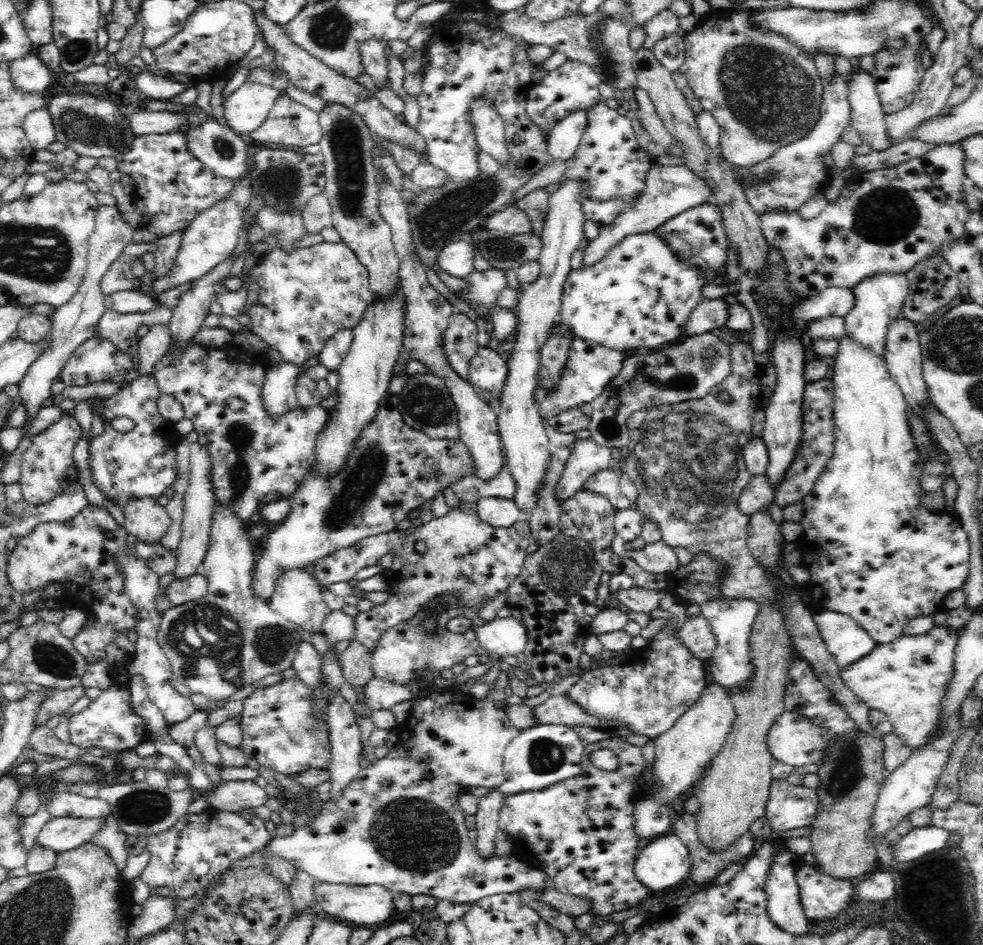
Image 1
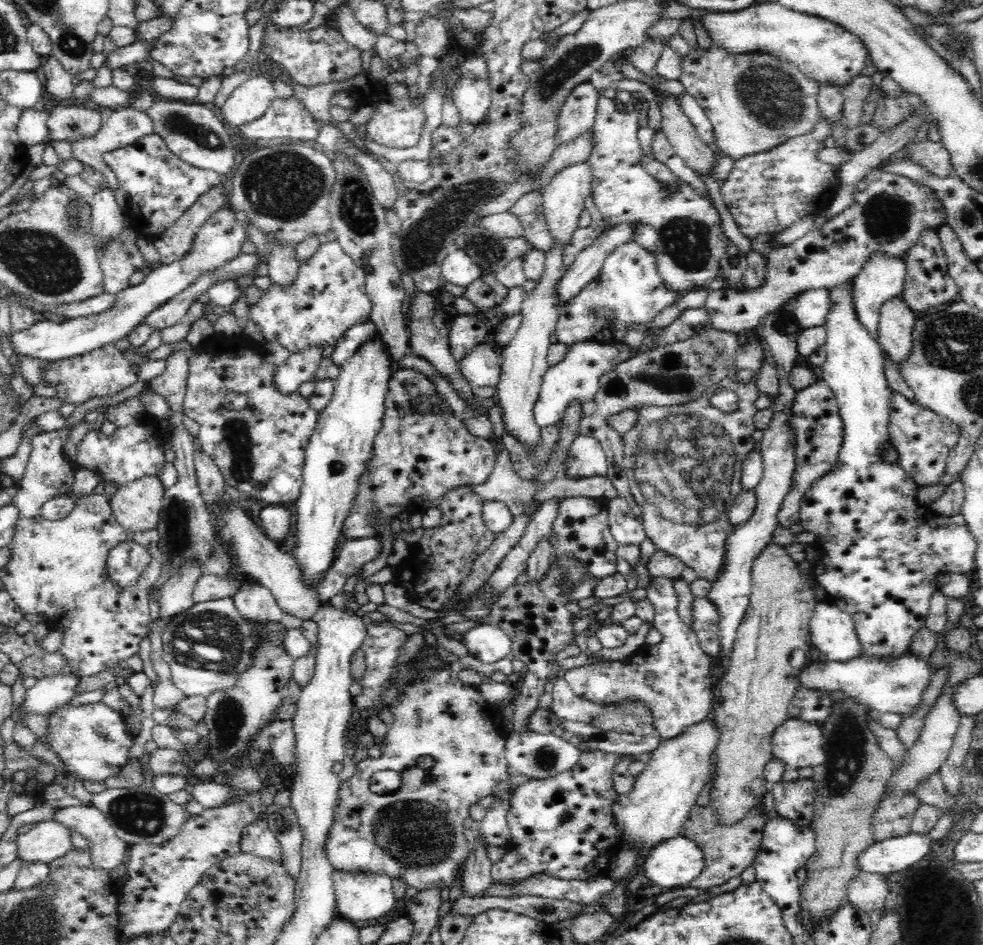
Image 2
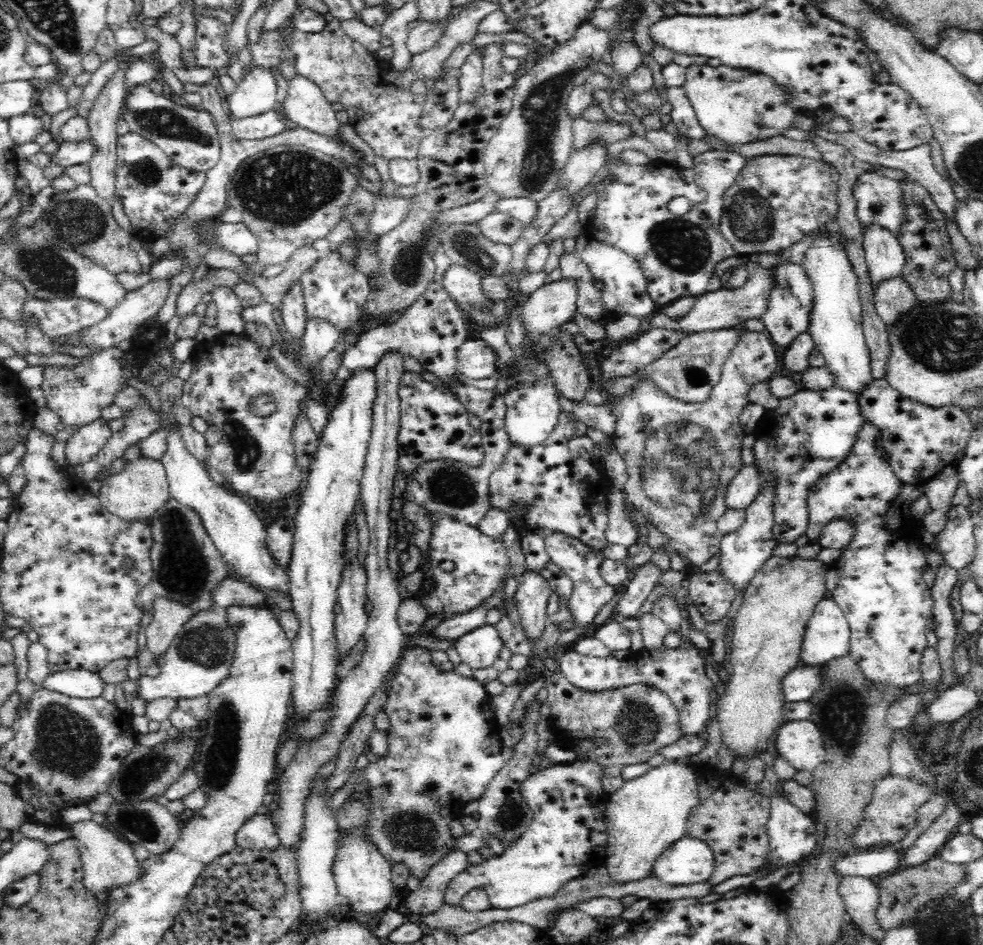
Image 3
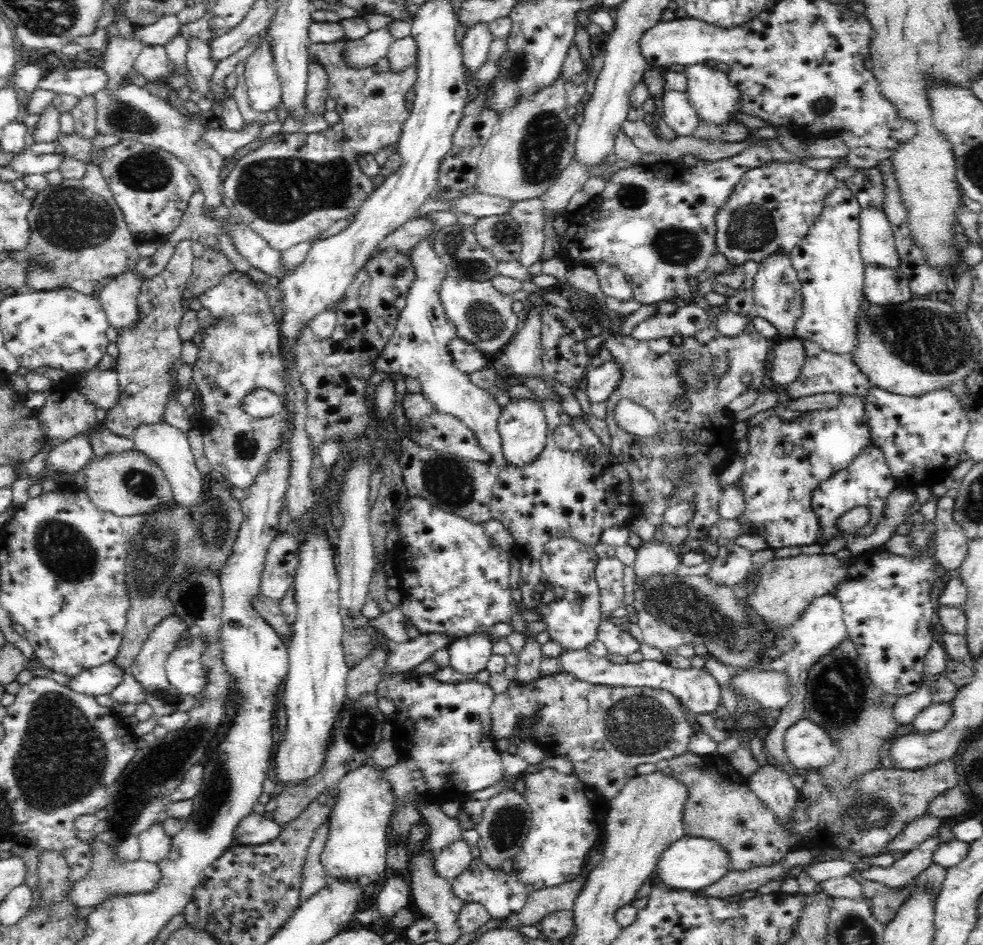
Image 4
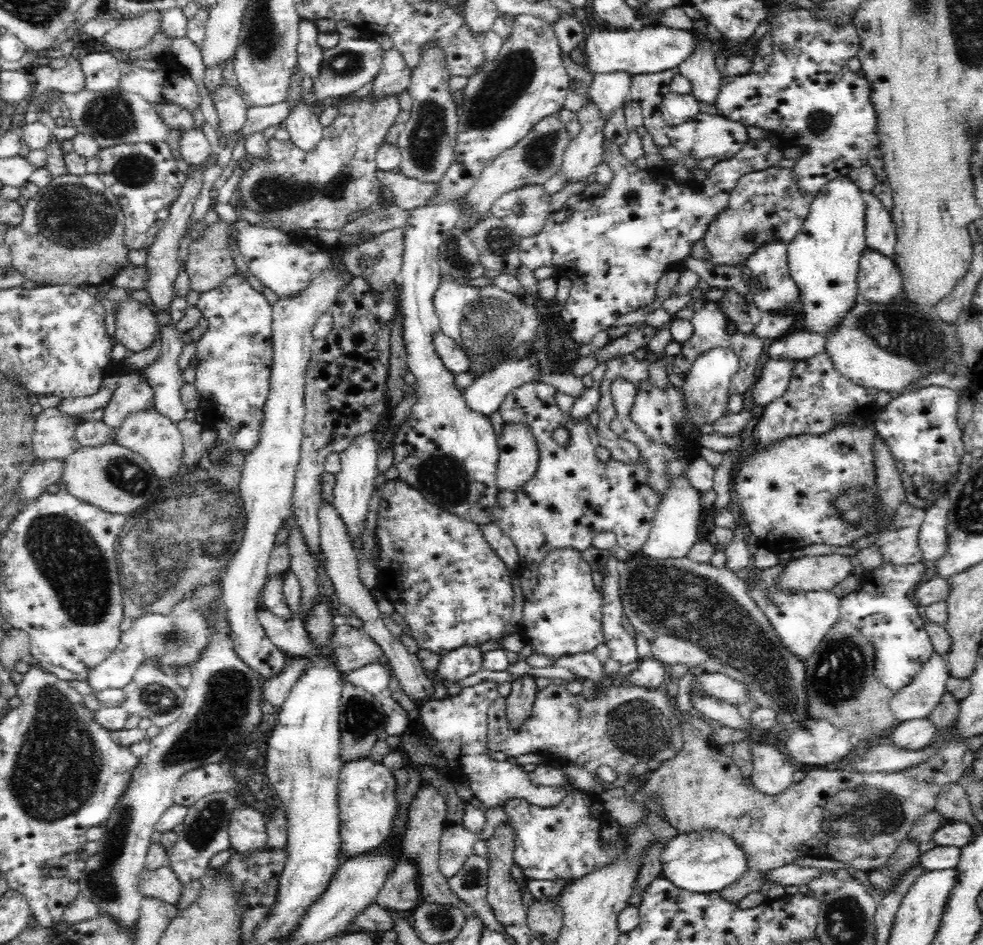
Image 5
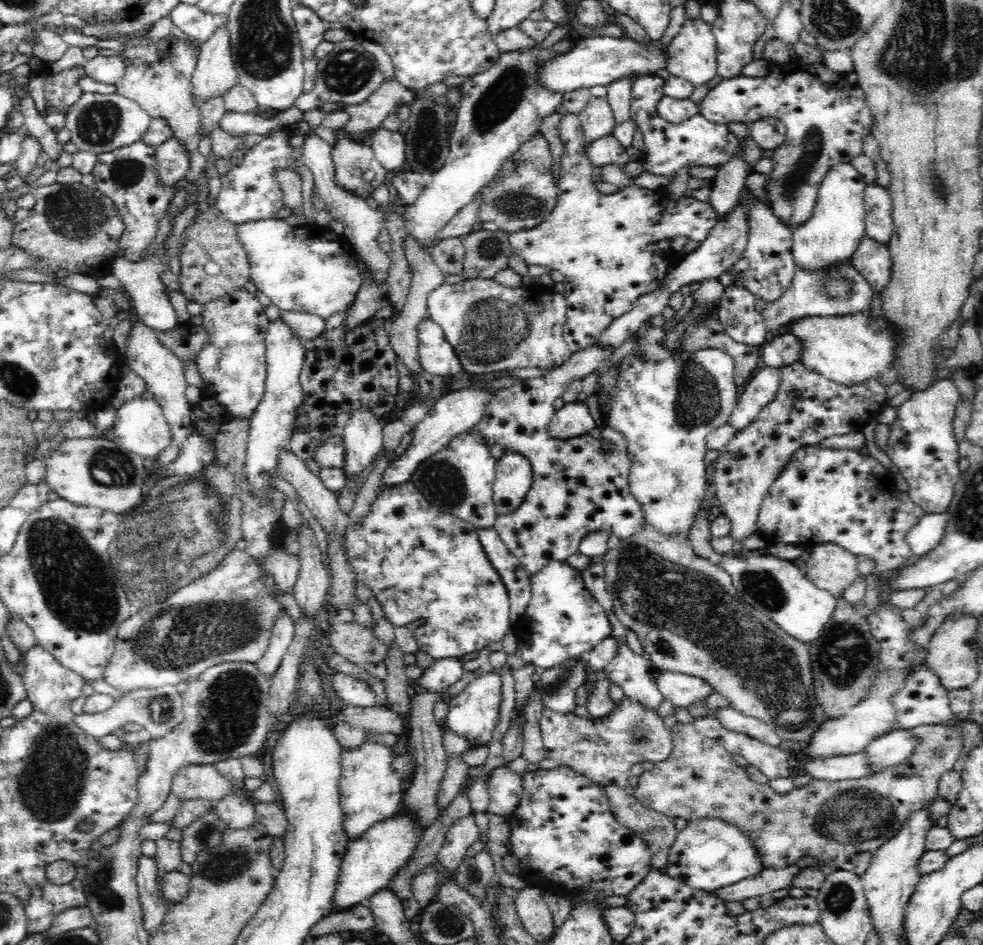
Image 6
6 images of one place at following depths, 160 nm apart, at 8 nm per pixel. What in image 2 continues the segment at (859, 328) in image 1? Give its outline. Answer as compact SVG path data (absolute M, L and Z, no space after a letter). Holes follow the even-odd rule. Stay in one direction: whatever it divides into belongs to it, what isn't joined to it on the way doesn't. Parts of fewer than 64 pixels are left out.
M874 252L874 255L863 266L862 271L853 279L854 294L854 310L858 321L862 323L862 327L870 333L870 337L878 339L880 310L888 301L903 295L905 288L905 279L907 274L907 265L904 259L892 259L882 255L881 252Z

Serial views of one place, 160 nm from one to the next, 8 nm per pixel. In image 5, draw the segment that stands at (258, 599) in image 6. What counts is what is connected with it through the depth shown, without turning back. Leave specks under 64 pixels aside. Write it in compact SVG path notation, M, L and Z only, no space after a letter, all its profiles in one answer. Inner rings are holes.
M227 566L222 568L216 580L193 588L174 606L170 614L150 613L138 616L131 624L125 625L114 652L86 674L92 690L100 692L110 688L123 689L144 661L160 665L160 669L173 675L176 675L184 665L191 670L208 646L209 634L212 630L228 635L229 622L225 617L225 604L221 602L221 578L225 575L226 569ZM210 605L216 605L218 609L218 620L214 624L209 624L207 616L201 613Z

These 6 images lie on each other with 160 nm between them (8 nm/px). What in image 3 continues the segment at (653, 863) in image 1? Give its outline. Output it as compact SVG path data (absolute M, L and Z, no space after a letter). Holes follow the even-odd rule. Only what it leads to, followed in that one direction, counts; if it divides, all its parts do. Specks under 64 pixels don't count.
M697 838L678 839L652 867L652 876L665 884L707 882L714 872L715 856L708 844Z

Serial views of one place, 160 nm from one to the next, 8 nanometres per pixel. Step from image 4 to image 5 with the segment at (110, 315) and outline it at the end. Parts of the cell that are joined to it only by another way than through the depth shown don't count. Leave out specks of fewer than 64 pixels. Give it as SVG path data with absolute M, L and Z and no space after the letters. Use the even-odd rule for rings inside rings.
M112 287L106 298L116 304L115 338L126 347L127 354L142 352L150 347L158 328L153 310L134 300L126 288Z

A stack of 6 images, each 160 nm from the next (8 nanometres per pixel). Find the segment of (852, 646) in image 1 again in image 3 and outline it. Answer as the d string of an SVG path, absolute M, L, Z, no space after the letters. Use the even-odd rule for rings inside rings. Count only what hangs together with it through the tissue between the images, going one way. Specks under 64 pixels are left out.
M826 596L814 608L806 625L800 664L824 665L829 660L850 653L851 630L843 610L835 600Z

